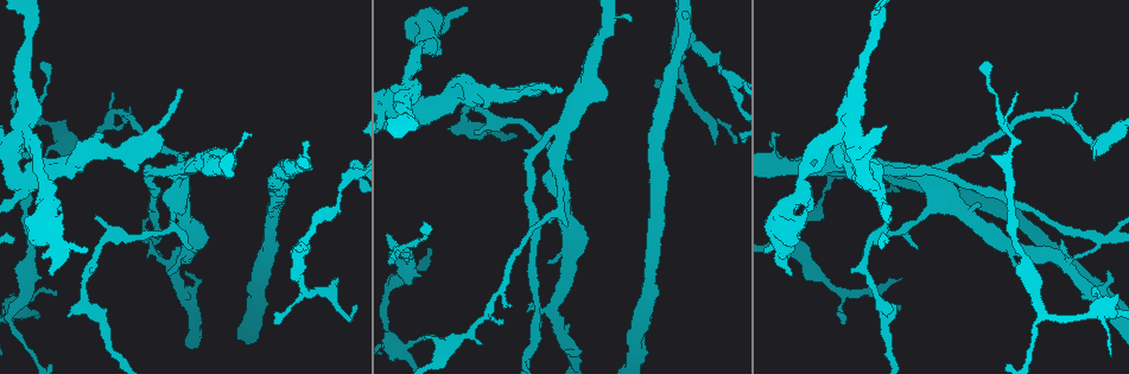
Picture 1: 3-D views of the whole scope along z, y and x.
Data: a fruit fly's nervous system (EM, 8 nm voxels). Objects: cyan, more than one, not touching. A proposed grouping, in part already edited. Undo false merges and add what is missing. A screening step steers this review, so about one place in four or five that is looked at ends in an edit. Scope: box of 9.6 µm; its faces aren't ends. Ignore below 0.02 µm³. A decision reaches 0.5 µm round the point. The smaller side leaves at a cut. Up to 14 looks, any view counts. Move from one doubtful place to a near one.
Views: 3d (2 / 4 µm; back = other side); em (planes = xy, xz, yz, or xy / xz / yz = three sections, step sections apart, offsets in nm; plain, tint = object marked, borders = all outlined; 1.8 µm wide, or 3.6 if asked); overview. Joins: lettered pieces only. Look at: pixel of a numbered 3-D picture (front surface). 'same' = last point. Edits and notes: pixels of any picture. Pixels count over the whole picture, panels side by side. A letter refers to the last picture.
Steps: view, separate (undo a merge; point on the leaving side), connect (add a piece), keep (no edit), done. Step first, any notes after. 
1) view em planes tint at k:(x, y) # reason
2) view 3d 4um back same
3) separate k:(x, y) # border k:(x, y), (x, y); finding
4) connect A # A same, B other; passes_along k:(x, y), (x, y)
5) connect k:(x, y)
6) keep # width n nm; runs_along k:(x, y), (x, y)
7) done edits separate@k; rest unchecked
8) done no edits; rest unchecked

view em planes borders at 1:(1100, 240) # thin neck

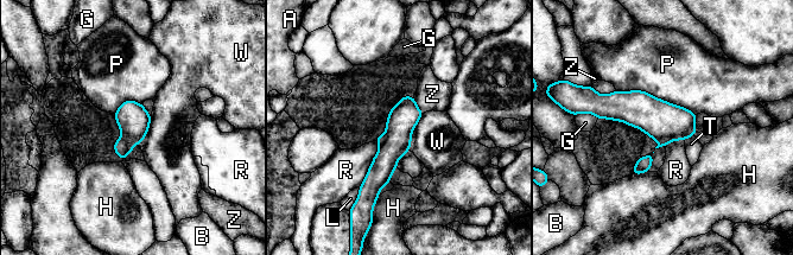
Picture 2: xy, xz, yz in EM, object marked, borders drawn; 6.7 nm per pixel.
separate 2:(133, 120) # width 200 nm; A other, B other, G other, H other, L other, P other, R other, T other, W other, Z other; border 2:(124, 134), (134, 144); two neurons meet here

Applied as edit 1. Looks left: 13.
view 3d 4um at 1:(403, 281) # abrupt turn

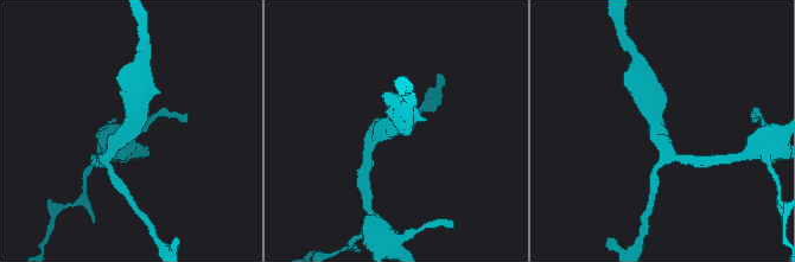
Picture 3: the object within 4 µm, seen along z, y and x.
view em planes tint at 3:(660, 130) # arm_widths 180, 360 nm; need the tissue

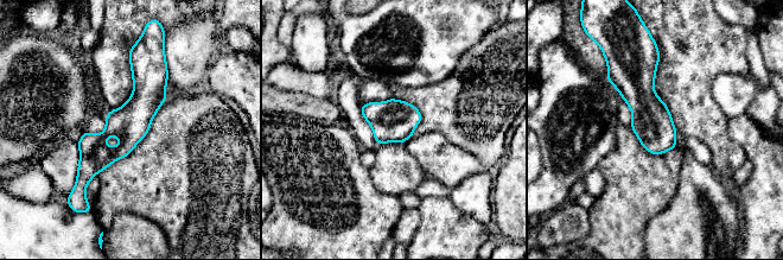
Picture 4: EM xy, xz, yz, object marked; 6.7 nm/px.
view em planes borders same

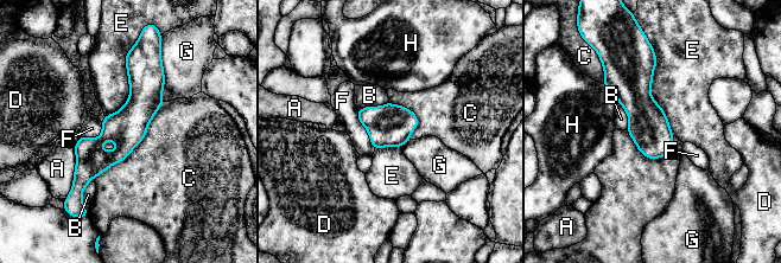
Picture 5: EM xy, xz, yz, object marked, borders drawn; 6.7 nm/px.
keep # A other, B other, C other, D other, E other, F other, G other, H other; border 5:(653, 50), (651, 96), (674, 135); one neuron here

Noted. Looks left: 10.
view em xy step 8 tint at 1:(934, 193) # thick turns thin

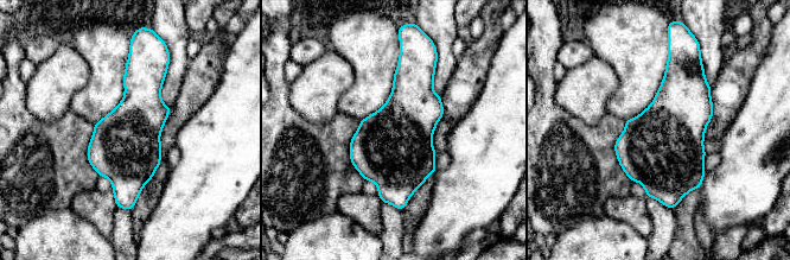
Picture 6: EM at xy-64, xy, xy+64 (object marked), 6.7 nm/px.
view em planes borders same # cut it another way

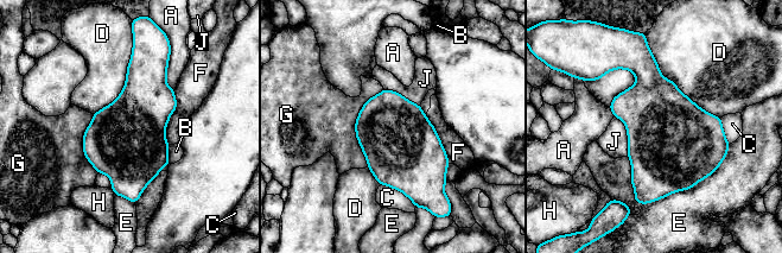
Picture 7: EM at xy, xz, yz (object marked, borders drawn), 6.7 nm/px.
keep # A other, B other, C other, D other, E other, F other, G other, H other, J other; border 7:(646, 43), (659, 71), (719, 118); one neuron here

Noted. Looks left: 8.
view em planes borders at 1:(849, 135) # looks like a crossing

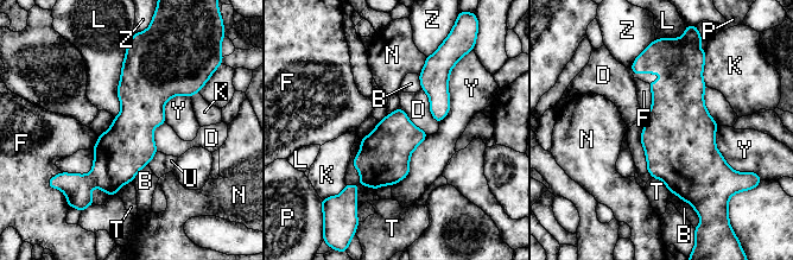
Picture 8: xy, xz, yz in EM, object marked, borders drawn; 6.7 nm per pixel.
keep # B other, D other, F other, K other, L other, N other, P other, T other, U other, Y other, Z other; runs_along 8:(137, 57), (137, 121), (109, 191); continuous, no second neuron

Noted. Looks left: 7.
view 3d 4um at 1:(784, 256) # calibre changes

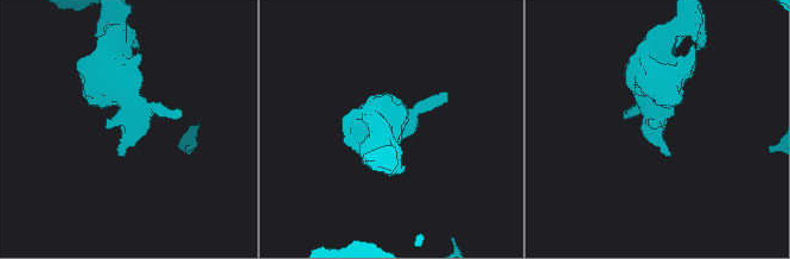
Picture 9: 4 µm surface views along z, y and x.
view em planes borders at 9:(410, 123) # shape alone is not enough

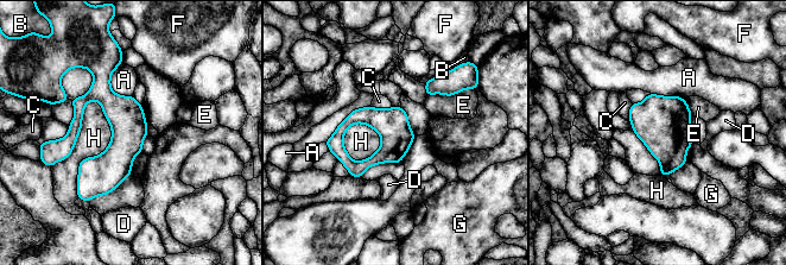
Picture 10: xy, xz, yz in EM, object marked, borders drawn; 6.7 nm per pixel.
keep # width 220 nm; A other, B other, C other, D other, E other, F other, G other, H other; all the same neuron

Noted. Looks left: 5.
view em yz step 16 tint at 1:(337, 278) # an open end

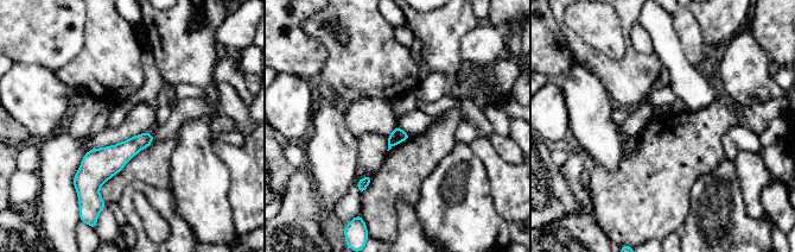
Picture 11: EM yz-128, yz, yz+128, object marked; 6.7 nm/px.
view em yz step 16 borders same # what lies round it

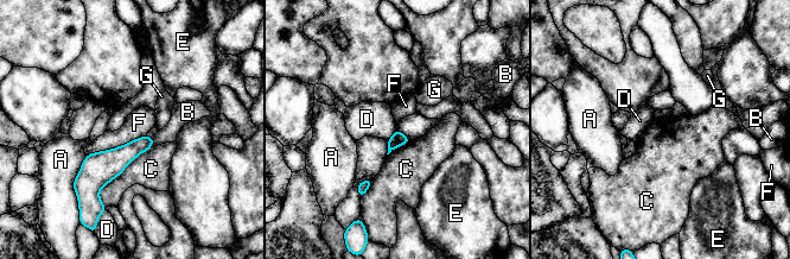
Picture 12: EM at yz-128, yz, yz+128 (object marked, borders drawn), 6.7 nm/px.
keep # longest_contact C 500 nm; A other, B other, C other, D other, E other, F other, G other; border 12:(396, 130), (388, 140); none of them fits

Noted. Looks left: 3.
done edits separate@2; rest unchecked

